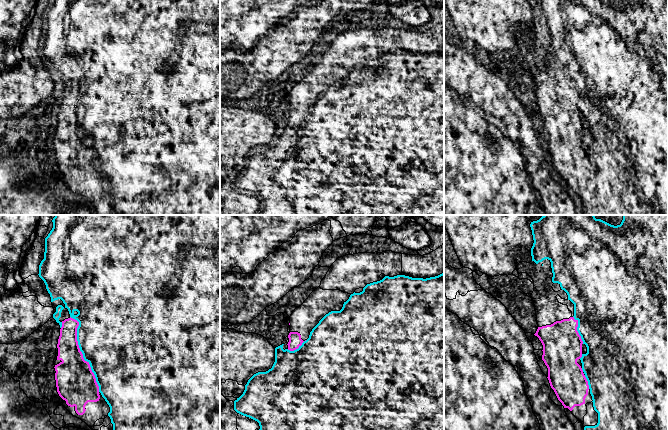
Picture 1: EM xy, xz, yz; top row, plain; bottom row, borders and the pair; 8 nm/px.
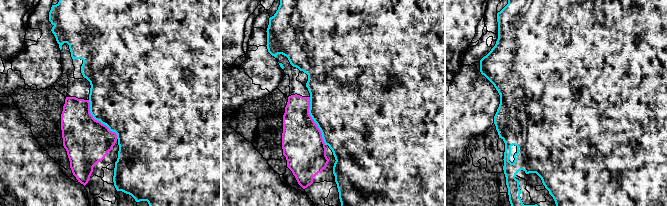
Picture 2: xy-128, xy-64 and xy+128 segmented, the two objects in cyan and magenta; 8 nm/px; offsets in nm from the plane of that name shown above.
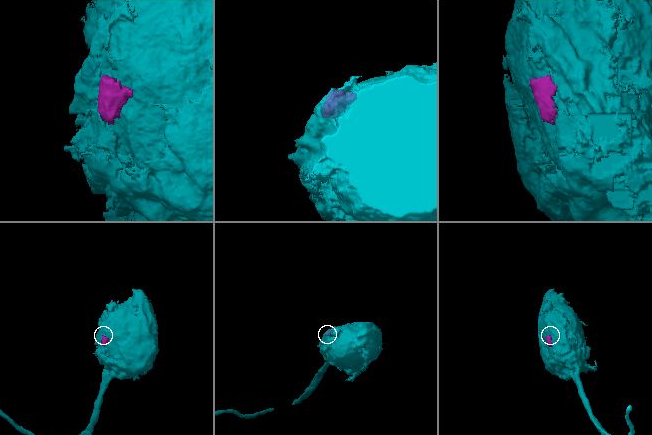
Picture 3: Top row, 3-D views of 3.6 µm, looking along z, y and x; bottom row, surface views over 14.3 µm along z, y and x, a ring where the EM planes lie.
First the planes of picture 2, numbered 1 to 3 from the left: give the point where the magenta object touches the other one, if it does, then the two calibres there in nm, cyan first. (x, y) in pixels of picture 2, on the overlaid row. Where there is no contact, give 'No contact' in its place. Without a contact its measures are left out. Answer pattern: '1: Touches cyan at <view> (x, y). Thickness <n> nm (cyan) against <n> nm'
1: Touches cyan at xy-128 (98, 120). Thickness 500 nm (cyan) against 380 nm
2: Touches cyan at xy-64 (314, 121). Thickness 500 nm (cyan) against 340 nm
3: No contact

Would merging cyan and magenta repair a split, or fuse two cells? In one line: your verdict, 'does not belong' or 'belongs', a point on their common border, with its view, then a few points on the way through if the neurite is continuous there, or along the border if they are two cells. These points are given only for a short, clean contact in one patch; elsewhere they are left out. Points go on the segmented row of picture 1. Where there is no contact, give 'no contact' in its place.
belongs; contact xy (82, 353)

